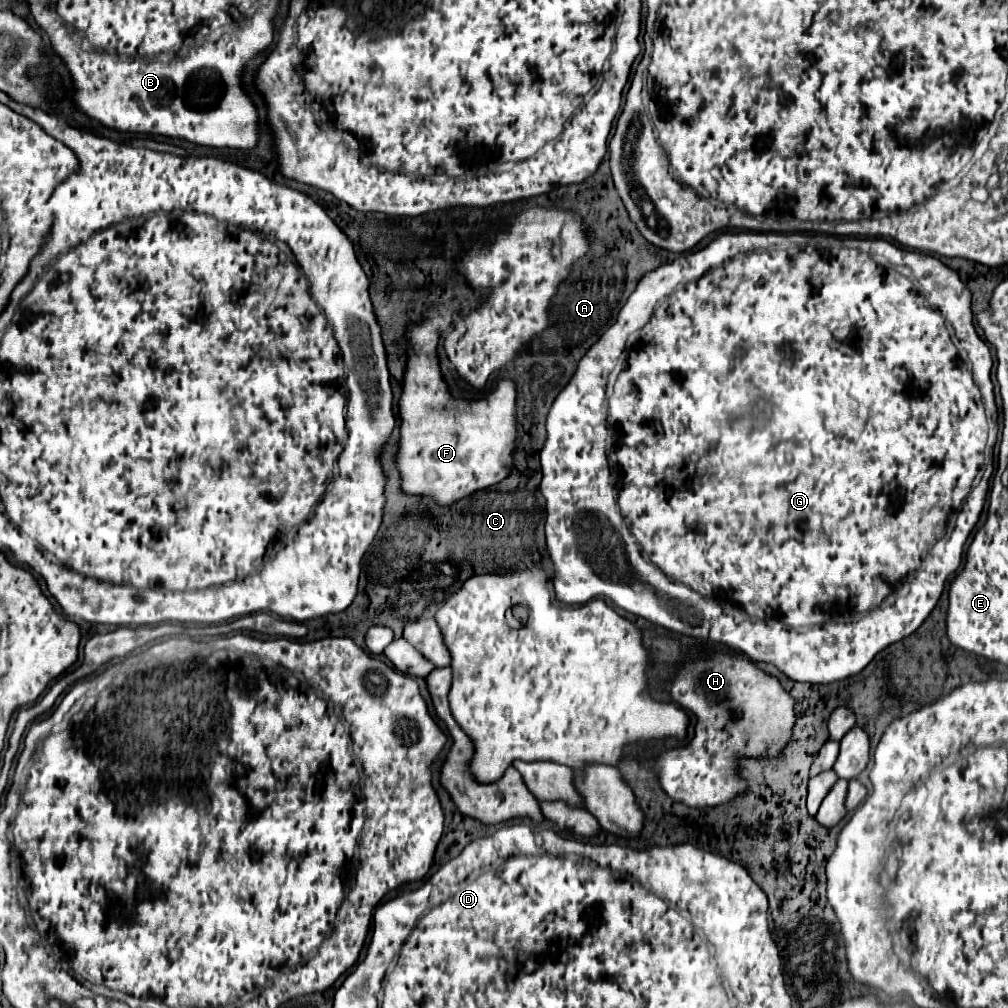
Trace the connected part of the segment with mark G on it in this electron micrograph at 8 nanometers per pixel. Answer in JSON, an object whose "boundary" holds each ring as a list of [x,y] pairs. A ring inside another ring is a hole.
{"boundary":[[[748,230],[736,233],[722,231],[702,250],[698,250],[694,254],[688,254],[688,256],[680,256],[678,260],[665,263],[664,266],[644,274],[642,280],[638,282],[636,290],[632,292],[632,296],[622,306],[622,310],[618,314],[618,320],[602,334],[602,338],[596,344],[590,346],[586,356],[578,362],[578,368],[576,368],[574,376],[570,378],[570,384],[566,384],[566,388],[556,396],[556,400],[554,400],[550,412],[548,412],[548,424],[546,424],[548,438],[546,438],[544,450],[540,454],[542,474],[544,474],[540,490],[542,490],[544,498],[546,498],[546,512],[548,512],[548,516],[546,516],[546,544],[548,544],[548,552],[550,552],[550,558],[554,562],[554,568],[556,568],[556,576],[554,576],[556,600],[566,602],[566,604],[584,604],[584,602],[588,602],[592,598],[606,596],[618,608],[622,608],[622,610],[626,610],[626,612],[630,612],[634,616],[646,618],[646,620],[650,620],[654,624],[660,624],[664,628],[668,628],[672,632],[678,632],[678,634],[684,634],[684,636],[694,636],[694,638],[700,638],[700,640],[726,644],[728,648],[744,652],[754,662],[774,664],[790,680],[798,680],[798,682],[830,684],[830,682],[844,680],[844,678],[854,676],[860,670],[864,670],[866,664],[870,664],[872,658],[880,650],[884,650],[886,646],[910,636],[928,618],[928,614],[934,610],[934,606],[938,604],[940,594],[942,594],[948,578],[956,572],[956,568],[962,562],[964,544],[966,544],[970,532],[974,530],[974,526],[976,526],[976,522],[980,518],[980,512],[984,508],[990,478],[994,473],[994,452],[990,451],[993,451],[998,439],[998,408],[996,408],[994,386],[990,375],[992,355],[988,350],[988,346],[980,340],[980,336],[976,334],[976,330],[972,326],[970,302],[972,302],[970,290],[966,288],[966,284],[960,280],[960,276],[953,269],[944,266],[934,256],[894,246],[894,244],[890,244],[890,242],[886,242],[880,237],[814,236],[814,234],[776,234],[776,232],[766,234],[766,232]],[[652,308],[658,308],[658,310],[662,308],[660,310],[662,318],[660,318],[660,312],[656,312],[652,316]],[[748,316],[752,316],[754,324],[758,324],[758,328],[762,328],[762,334],[760,334],[758,328],[752,330],[752,320]],[[612,373],[615,373],[615,375],[620,373],[620,376],[616,378],[612,396],[606,398],[608,376]],[[608,432],[612,432],[610,434],[610,444],[630,444],[630,450],[622,448],[620,452],[616,452],[614,462],[612,462],[612,472],[610,472],[610,462],[608,462],[608,456],[606,456],[606,436],[608,436]],[[976,474],[979,474],[979,476],[972,488],[972,482],[974,482]],[[862,612],[866,612],[864,618],[852,620],[852,616],[862,614]]]}

